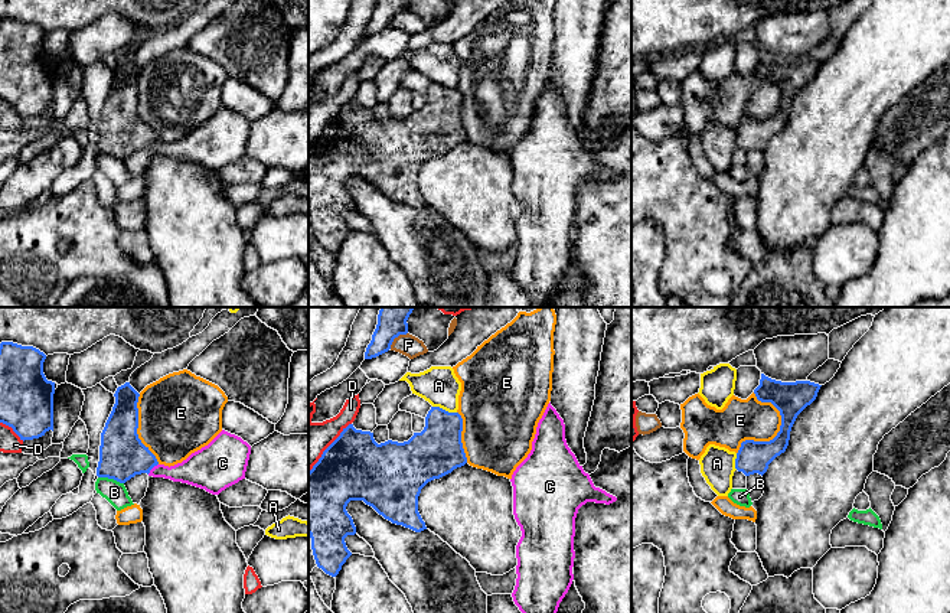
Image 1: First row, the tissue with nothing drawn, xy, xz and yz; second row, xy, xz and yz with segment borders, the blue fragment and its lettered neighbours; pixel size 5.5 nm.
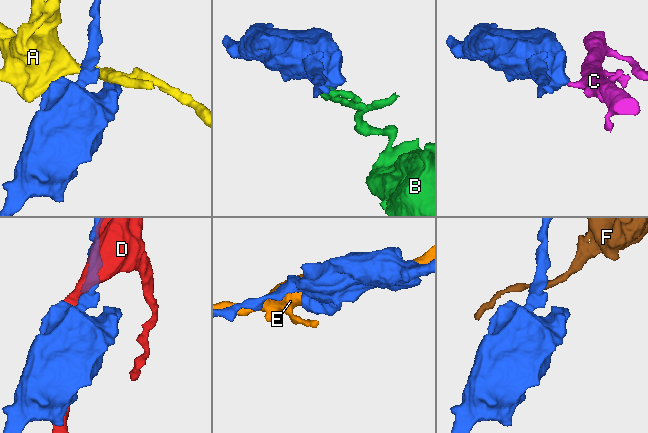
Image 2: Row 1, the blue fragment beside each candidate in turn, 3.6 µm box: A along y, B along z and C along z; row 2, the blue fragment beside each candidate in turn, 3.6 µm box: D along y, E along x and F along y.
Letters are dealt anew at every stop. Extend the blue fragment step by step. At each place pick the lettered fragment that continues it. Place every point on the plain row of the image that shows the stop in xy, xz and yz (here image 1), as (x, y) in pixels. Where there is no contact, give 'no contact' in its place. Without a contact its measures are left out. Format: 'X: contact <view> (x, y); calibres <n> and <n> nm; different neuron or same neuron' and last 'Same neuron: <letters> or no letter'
A: contact xz (444, 87); calibres 280 and 220 nm; different neuron
B: contact xy (111, 155); calibres 260 and 120 nm; different neuron
C: contact xy (152, 144); calibres 260 and 170 nm; different neuron
D: contact xy (12, 104); calibres 300 and 110 nm; different neuron
E: contact yz (779, 108); calibres 190 and 240 nm; different neuron
F: contact xz (395, 13); calibres 120 and 120 nm; different neuron
Same neuron: no letter

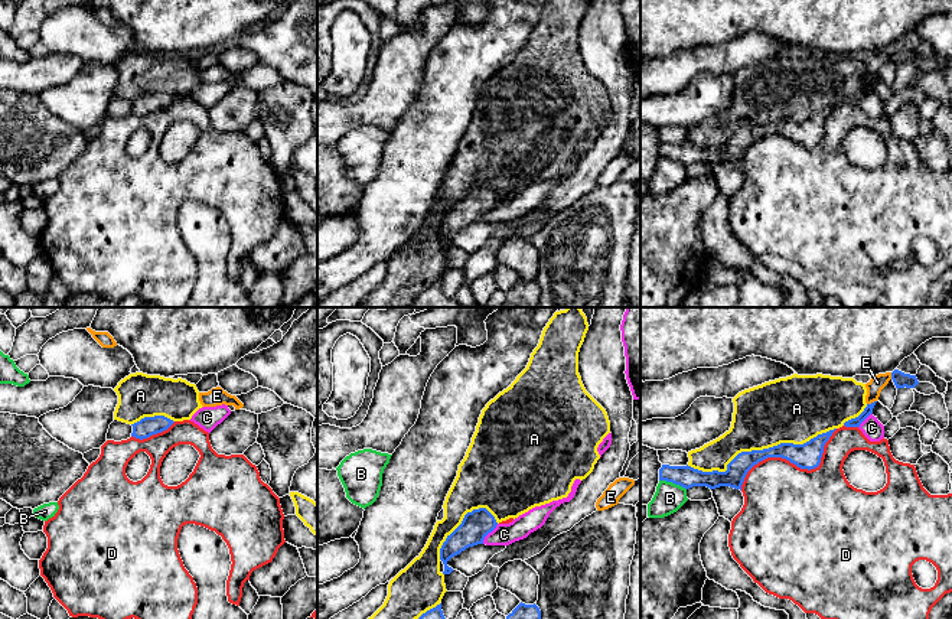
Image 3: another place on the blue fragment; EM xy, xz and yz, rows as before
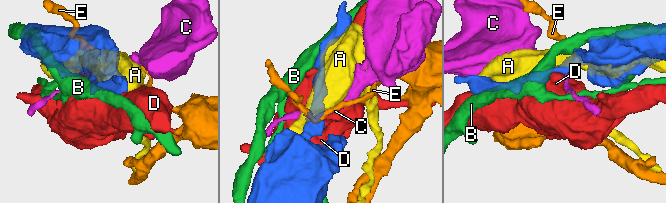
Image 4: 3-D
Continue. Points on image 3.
A: contact yz (759, 127); calibres 130 and 360 nm; different neuron
B: contact yz (672, 159); calibres 120 and 160 nm; different neuron
C: contact xz (488, 209); calibres 160 and 120 nm; different neuron
D: contact yz (792, 139); calibres 140 and 460 nm; different neuron
E: contact yz (871, 80); calibres 50 and 90 nm; different neuron
Same neuron: no letter

